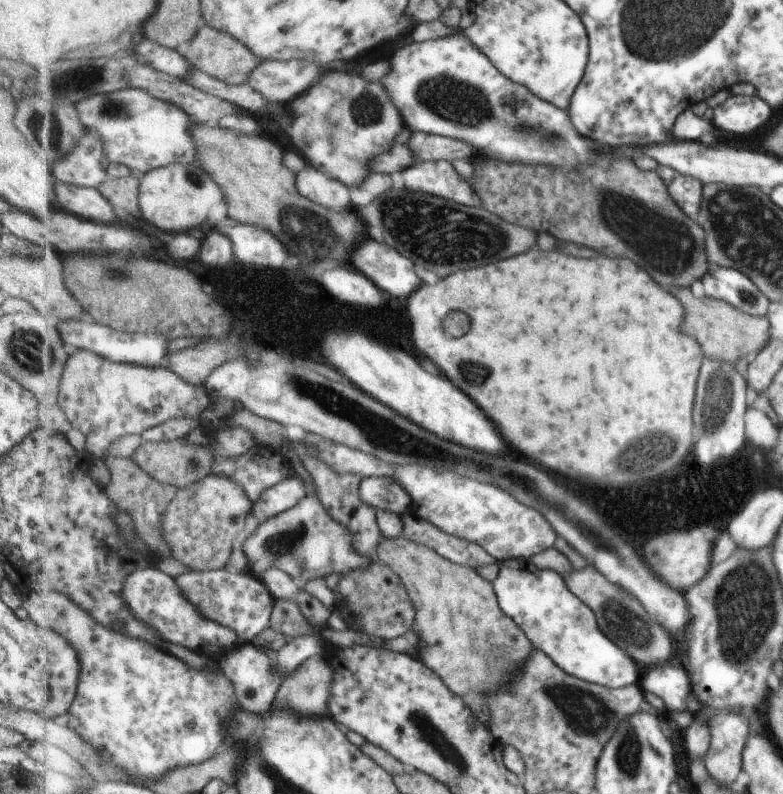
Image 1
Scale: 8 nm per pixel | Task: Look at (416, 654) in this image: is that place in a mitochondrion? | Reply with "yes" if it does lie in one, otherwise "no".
no

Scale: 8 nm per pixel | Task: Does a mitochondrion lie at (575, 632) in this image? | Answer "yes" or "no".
no

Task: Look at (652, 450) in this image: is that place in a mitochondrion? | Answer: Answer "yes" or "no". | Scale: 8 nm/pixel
yes

